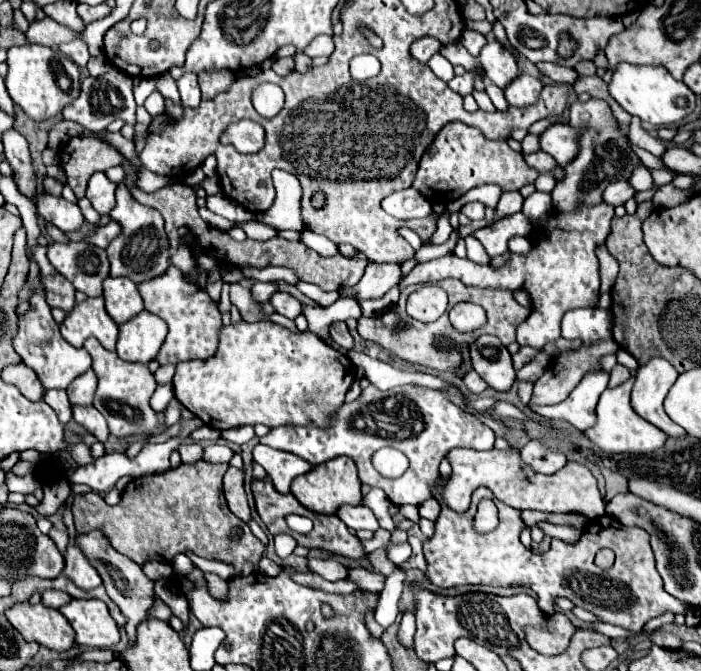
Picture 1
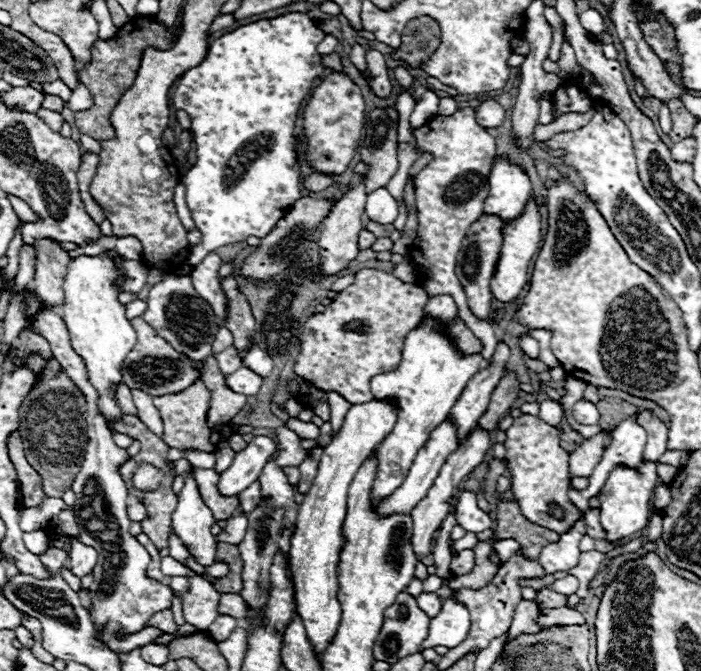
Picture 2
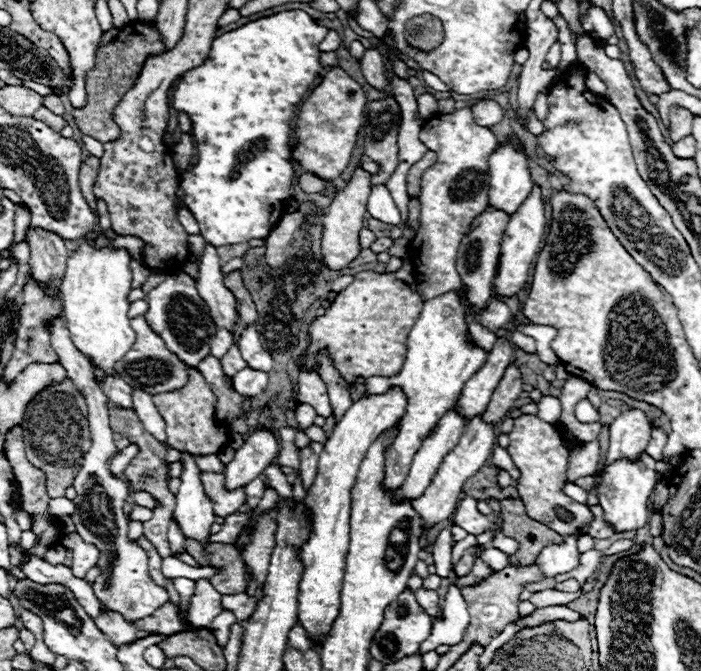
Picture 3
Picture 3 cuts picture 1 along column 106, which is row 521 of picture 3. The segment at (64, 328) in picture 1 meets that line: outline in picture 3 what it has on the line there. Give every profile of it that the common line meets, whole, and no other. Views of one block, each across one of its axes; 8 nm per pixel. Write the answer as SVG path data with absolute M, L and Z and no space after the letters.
M392 386L384 394L368 394L360 400L354 400L324 444L324 452L320 454L318 462L318 476L306 496L306 506L312 510L312 536L300 552L304 574L298 594L298 620L312 638L324 638L340 610L340 586L346 566L344 560L348 552L350 530L350 492L354 488L360 464L378 434L400 420L400 416L406 412L406 404L408 398L398 386Z

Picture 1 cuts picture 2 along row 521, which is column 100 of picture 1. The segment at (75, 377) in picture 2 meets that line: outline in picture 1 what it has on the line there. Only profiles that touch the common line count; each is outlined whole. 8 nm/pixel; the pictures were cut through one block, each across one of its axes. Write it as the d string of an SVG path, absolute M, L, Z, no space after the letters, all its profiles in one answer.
M110 68L104 76L98 76L98 78L88 76L82 82L80 96L70 106L66 106L64 118L78 122L80 126L92 132L106 130L106 126L114 122L116 118L122 118L126 124L134 126L136 124L136 102L132 96L132 78L118 68Z

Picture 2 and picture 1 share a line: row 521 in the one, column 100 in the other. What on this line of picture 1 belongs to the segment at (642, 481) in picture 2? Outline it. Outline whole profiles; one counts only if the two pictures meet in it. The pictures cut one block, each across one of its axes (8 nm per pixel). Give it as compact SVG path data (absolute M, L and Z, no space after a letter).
M72 600L60 612L76 632L76 642L88 648L110 648L120 642L120 630L102 600Z

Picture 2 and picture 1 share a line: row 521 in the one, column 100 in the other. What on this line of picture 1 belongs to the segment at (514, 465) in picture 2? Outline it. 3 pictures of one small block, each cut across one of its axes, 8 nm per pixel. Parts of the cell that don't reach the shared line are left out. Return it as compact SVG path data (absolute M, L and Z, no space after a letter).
M90 530L86 534L76 534L76 540L74 542L86 554L86 558L90 558L90 564L102 576L102 584L104 584L108 596L118 604L118 608L122 610L122 614L128 618L126 632L128 632L130 642L134 644L136 642L136 626L142 620L146 620L146 610L152 606L154 582L142 572L142 566L138 566L130 558L122 556L120 552L116 552L112 548L110 540L106 538L106 534L102 534L102 530Z

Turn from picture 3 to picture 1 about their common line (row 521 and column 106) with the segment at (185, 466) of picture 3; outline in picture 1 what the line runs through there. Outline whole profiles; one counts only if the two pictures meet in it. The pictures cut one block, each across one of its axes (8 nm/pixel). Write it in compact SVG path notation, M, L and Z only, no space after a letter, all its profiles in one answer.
M98 172L98 174L92 174L92 178L90 178L90 182L88 182L86 198L88 198L88 200L92 202L92 206L104 216L104 214L110 214L110 210L112 210L114 204L116 204L114 192L116 192L116 184L110 182L104 172Z

